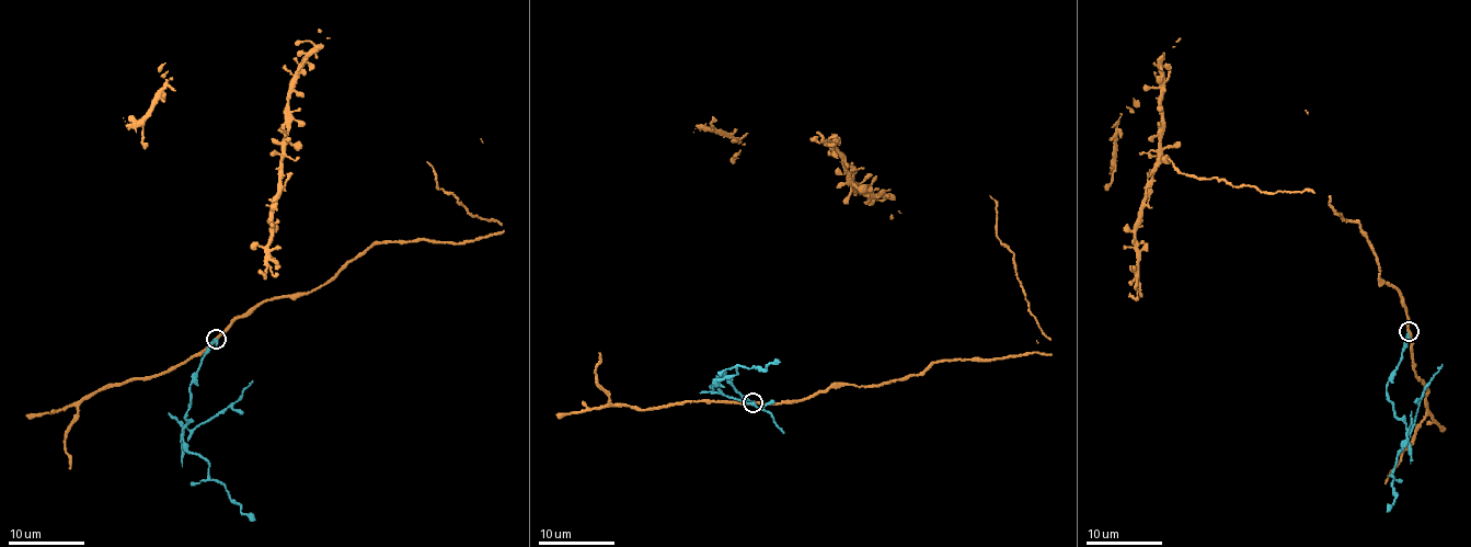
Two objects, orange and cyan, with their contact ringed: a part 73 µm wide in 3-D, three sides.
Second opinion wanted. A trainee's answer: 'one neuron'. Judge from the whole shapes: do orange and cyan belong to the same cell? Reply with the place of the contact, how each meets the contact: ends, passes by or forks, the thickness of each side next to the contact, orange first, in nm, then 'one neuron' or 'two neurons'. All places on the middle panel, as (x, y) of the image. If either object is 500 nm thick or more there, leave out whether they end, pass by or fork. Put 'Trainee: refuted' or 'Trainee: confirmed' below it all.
(753, 402) | orange passes by | cyan ends | 240/240 nm | two neurons
Trainee: refuted

